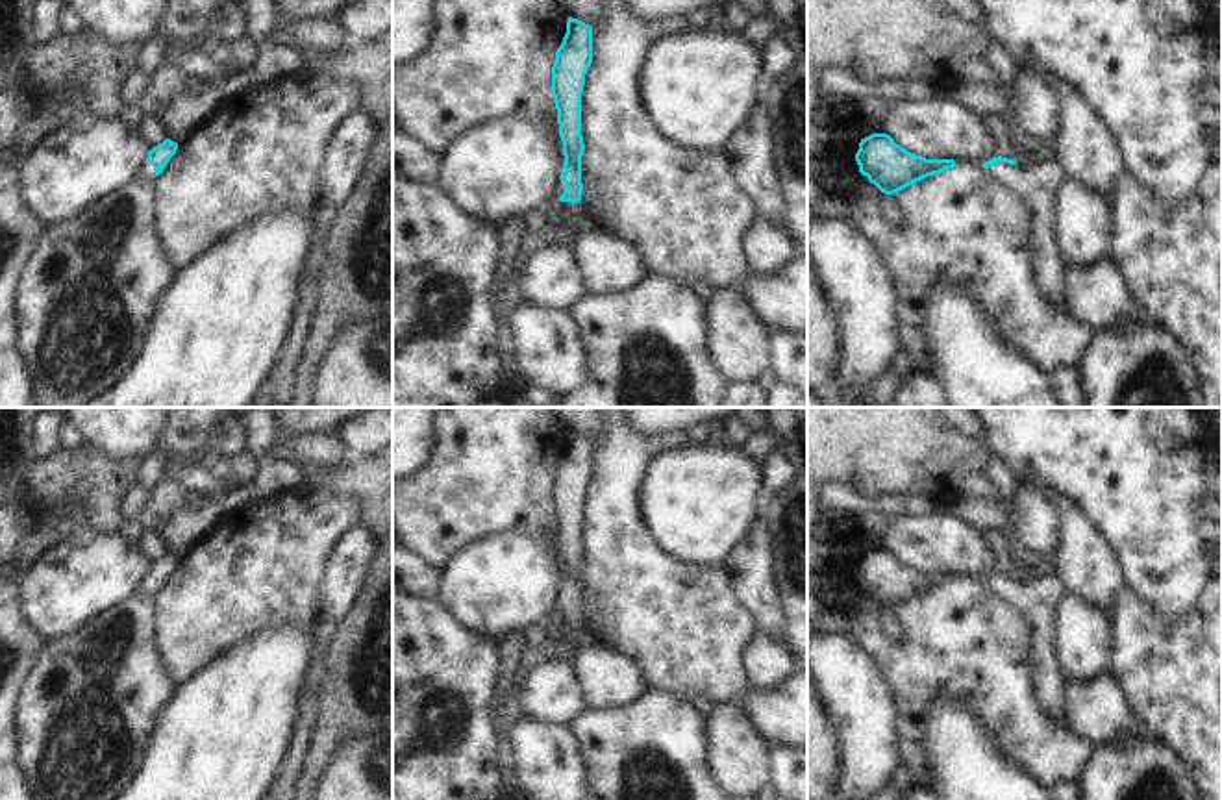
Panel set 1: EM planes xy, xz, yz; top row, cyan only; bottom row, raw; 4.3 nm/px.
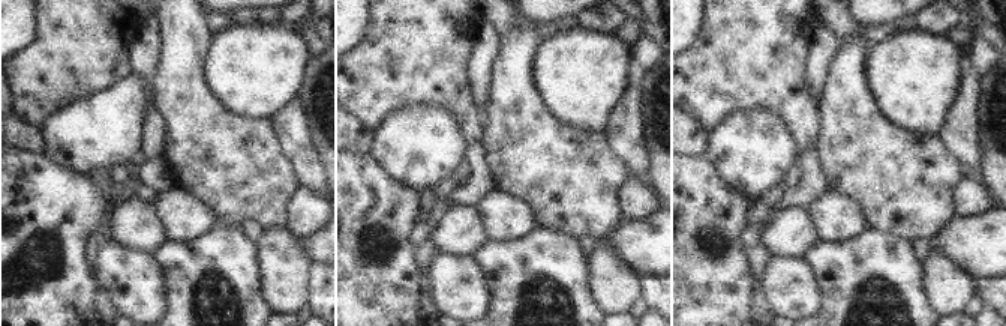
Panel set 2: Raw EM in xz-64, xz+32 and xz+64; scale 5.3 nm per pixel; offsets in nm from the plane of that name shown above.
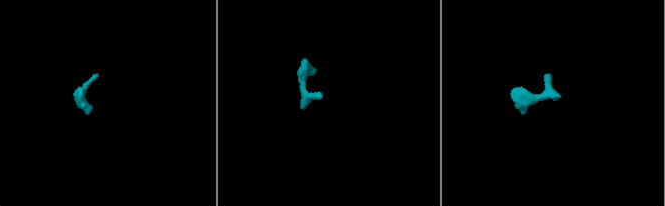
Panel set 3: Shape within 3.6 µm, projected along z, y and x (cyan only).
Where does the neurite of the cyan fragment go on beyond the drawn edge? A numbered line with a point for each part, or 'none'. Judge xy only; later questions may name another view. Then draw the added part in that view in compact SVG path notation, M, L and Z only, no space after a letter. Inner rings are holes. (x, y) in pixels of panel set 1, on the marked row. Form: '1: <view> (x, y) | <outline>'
1: xy (147, 173) | M143 163L139 172L137 172L137 178L152 183L156 180L156 169L150 163Z

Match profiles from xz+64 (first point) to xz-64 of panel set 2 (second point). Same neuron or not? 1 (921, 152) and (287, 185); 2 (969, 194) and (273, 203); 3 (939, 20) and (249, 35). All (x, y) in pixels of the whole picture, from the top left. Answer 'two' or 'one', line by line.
1: one
2: two
3: two

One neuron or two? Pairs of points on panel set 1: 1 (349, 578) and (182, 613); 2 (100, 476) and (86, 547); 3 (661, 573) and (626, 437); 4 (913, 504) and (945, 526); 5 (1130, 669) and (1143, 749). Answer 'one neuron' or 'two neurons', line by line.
1: two neurons
2: two neurons
3: one neuron
4: two neurons
5: two neurons

